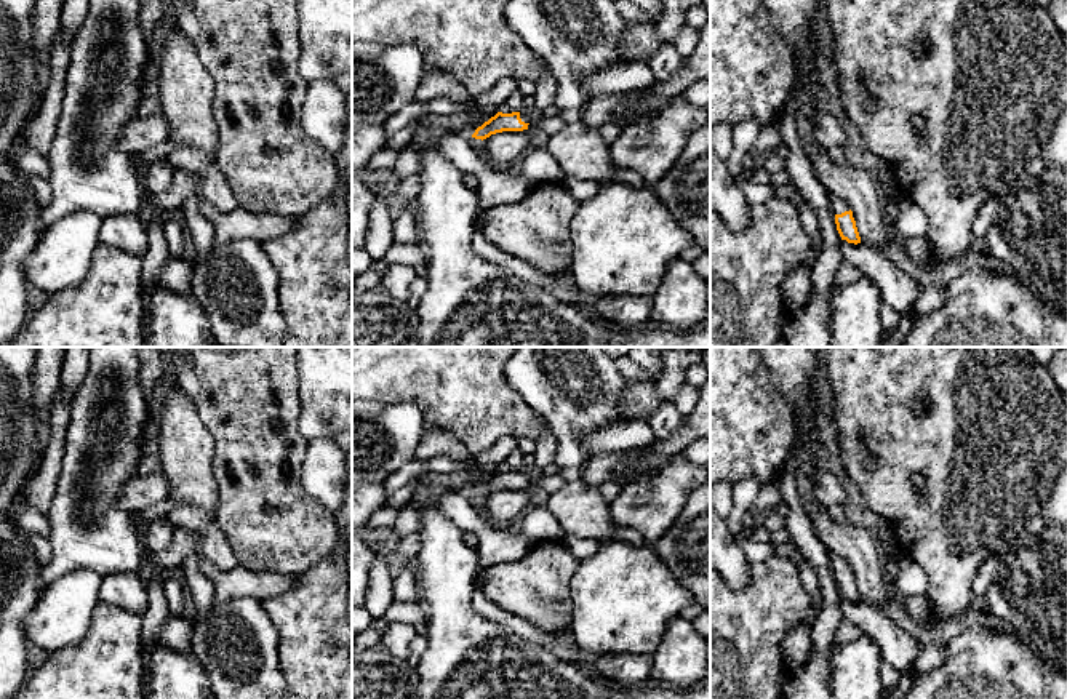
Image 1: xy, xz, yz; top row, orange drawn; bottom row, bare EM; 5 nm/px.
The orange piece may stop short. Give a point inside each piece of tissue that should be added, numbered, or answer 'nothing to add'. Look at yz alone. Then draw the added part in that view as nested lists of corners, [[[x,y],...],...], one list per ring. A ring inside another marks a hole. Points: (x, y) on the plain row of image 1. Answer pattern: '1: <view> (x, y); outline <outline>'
1: yz (839, 563); outline [[[829,553],[829,557],[830,557],[830,566],[833,573],[841,573],[845,569],[849,569],[849,565],[843,557],[835,555],[835,553]]]

